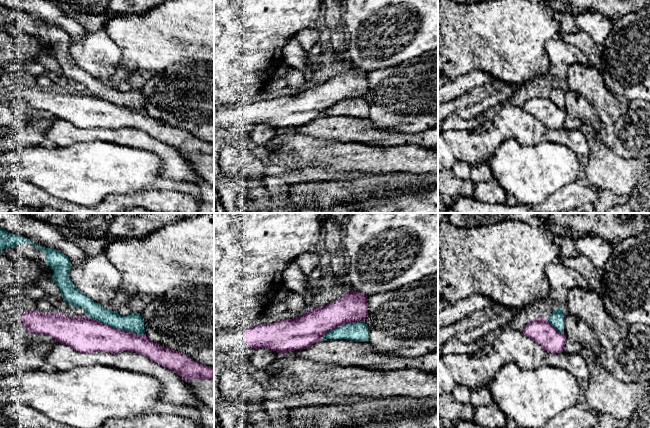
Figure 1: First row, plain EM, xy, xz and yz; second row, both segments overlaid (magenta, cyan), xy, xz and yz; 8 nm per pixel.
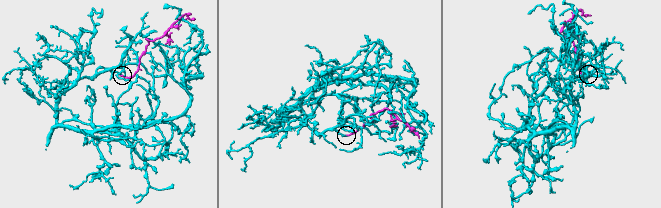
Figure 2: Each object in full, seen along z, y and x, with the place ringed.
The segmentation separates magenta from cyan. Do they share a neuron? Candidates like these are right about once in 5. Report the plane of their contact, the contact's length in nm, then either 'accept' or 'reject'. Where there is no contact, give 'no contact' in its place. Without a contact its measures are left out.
xy | 480 nm | reject

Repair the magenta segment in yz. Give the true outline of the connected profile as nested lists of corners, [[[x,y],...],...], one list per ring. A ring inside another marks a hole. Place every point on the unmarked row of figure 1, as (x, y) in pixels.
[[[545,94],[531,95],[521,108],[550,129],[561,129],[564,126],[564,109],[557,107]]]

